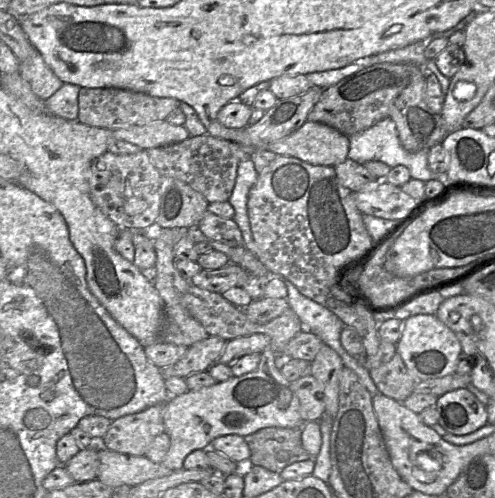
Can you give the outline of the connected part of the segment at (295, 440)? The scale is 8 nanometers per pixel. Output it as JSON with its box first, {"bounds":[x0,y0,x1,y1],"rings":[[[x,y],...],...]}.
{"bounds":[244,427,310,474],"rings":[[[266,427],[245,436],[244,439],[250,449],[250,457],[246,465],[261,466],[280,474],[288,465],[310,459],[309,453],[302,445],[301,434],[301,427]]]}

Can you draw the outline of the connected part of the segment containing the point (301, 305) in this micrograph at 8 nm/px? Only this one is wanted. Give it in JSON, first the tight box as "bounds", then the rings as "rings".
{"bounds":[270,272,379,396],"rings":[[[270,272],[271,278],[282,280],[288,291],[287,301],[289,308],[299,317],[302,323],[302,332],[313,333],[323,343],[330,346],[342,359],[344,366],[352,369],[362,385],[372,396],[379,393],[367,370],[357,357],[350,355],[342,346],[340,335],[345,327],[344,322],[331,310],[307,298],[286,278],[280,274]]]}

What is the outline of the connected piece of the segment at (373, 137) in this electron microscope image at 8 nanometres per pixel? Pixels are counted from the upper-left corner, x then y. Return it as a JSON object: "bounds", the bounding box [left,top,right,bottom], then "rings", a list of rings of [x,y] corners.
{"bounds":[348,116,449,184],"rings":[[[390,116],[380,120],[366,130],[349,136],[349,140],[350,147],[348,152],[348,158],[356,161],[359,164],[365,164],[366,162],[371,160],[378,160],[384,162],[391,168],[398,165],[403,165],[407,167],[410,171],[412,179],[418,179],[424,182],[438,179],[443,184],[449,182],[446,172],[440,175],[436,175],[429,169],[429,149],[423,149],[415,153],[410,153],[403,148],[397,134],[395,122]]]}

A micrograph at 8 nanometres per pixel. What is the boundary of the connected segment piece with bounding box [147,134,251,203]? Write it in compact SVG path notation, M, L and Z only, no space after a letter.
M191 136L186 140L147 150L149 158L163 176L178 179L202 194L209 203L229 201L239 163L247 153L237 143L211 136Z

